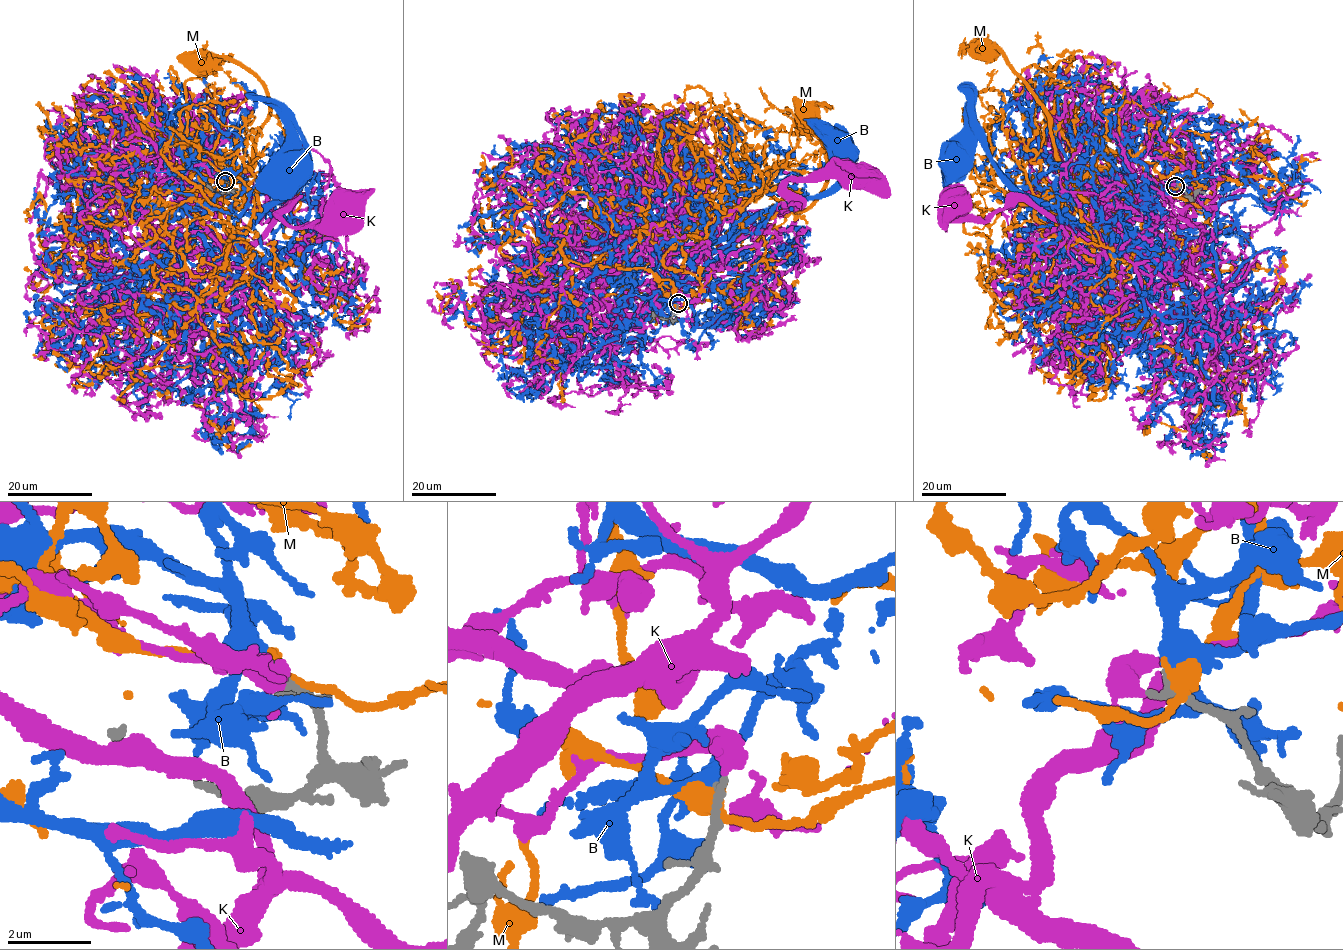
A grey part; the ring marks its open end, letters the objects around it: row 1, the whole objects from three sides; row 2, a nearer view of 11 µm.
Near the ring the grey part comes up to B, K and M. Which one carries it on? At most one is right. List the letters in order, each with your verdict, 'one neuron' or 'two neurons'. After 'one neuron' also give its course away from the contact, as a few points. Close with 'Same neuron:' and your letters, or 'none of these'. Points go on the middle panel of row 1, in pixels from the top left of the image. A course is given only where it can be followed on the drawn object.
B: two neurons
K: one neuron; it runs (678, 304), (653, 307), (656, 288), (673, 294), (609, 309), (635, 321), (785, 207), (793, 178), (857, 174)
M: two neurons
Same neuron: K

